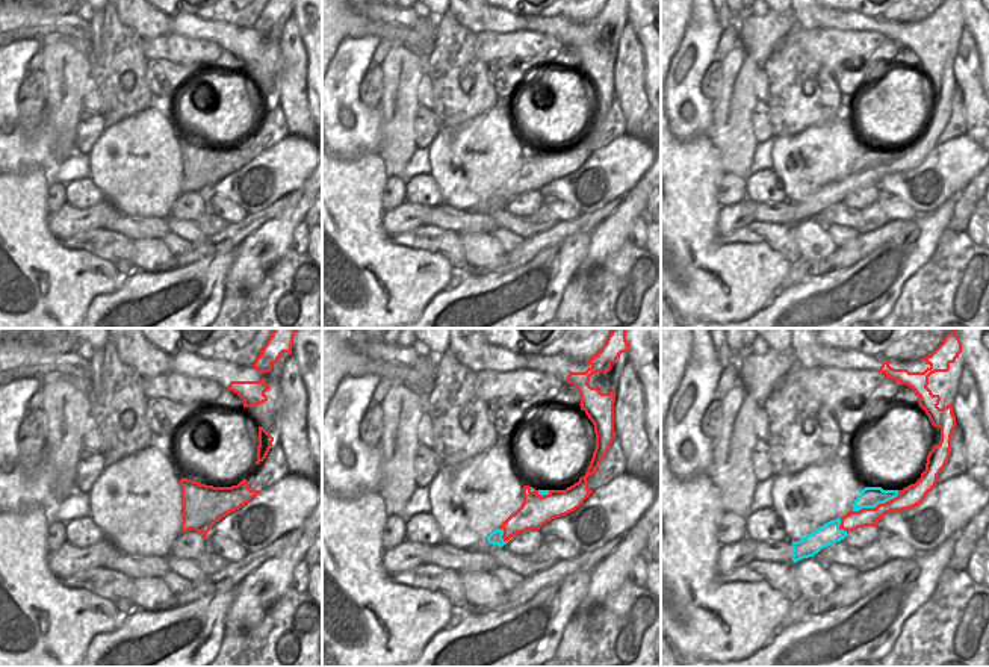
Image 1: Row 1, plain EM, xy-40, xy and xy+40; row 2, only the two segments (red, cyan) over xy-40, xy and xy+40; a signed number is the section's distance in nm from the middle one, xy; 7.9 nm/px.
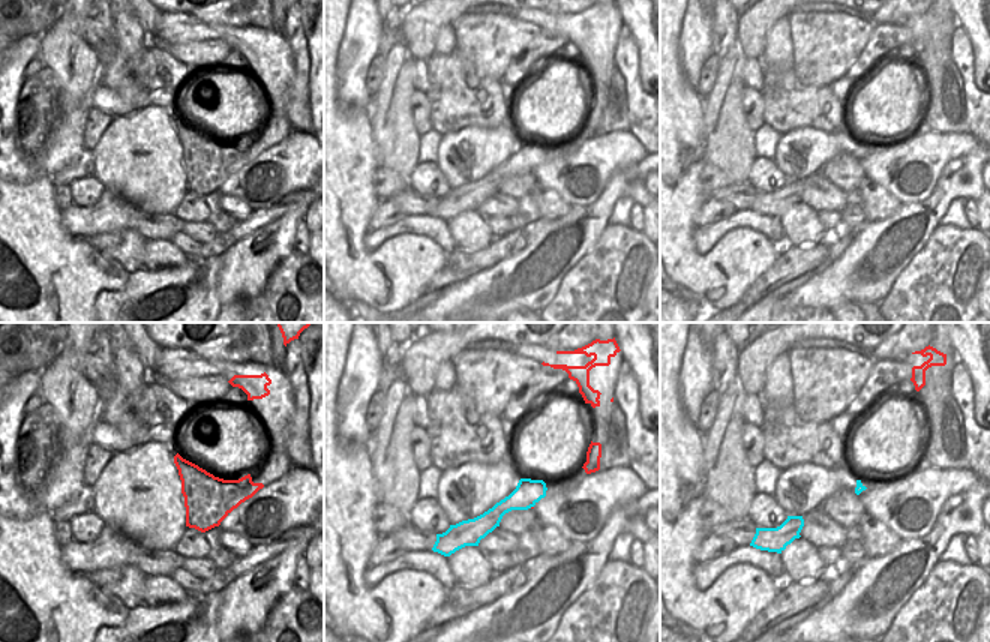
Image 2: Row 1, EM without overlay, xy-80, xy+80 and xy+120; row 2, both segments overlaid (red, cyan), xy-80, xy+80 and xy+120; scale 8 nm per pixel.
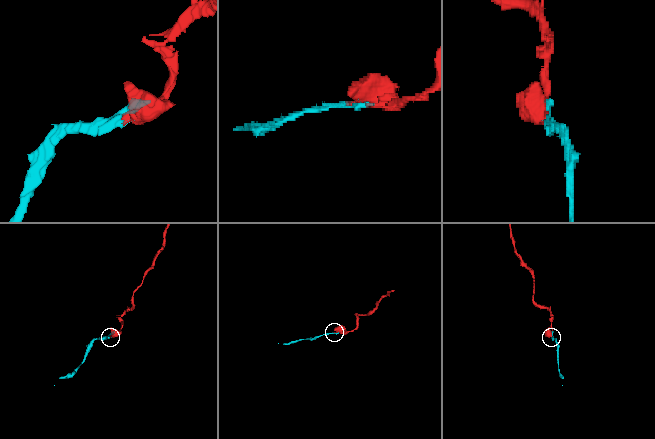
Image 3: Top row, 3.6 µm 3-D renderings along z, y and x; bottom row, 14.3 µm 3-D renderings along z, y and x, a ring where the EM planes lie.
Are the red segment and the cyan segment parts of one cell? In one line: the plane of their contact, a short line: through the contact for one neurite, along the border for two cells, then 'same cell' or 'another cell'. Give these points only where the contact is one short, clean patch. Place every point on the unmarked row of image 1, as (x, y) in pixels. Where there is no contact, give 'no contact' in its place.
xy+40 | same cell

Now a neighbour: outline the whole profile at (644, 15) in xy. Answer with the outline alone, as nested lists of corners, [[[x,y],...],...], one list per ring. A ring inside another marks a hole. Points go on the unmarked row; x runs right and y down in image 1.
[[[626,0],[632,26],[644,56],[644,91],[661,116],[661,0]]]

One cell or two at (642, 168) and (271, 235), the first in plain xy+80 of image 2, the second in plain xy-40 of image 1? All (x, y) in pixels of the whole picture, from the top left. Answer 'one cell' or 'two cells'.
one cell

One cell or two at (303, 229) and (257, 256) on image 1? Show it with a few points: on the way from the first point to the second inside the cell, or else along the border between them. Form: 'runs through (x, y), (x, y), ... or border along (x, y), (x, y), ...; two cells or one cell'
border along (303, 220), (292, 235), (291, 247); two cells

